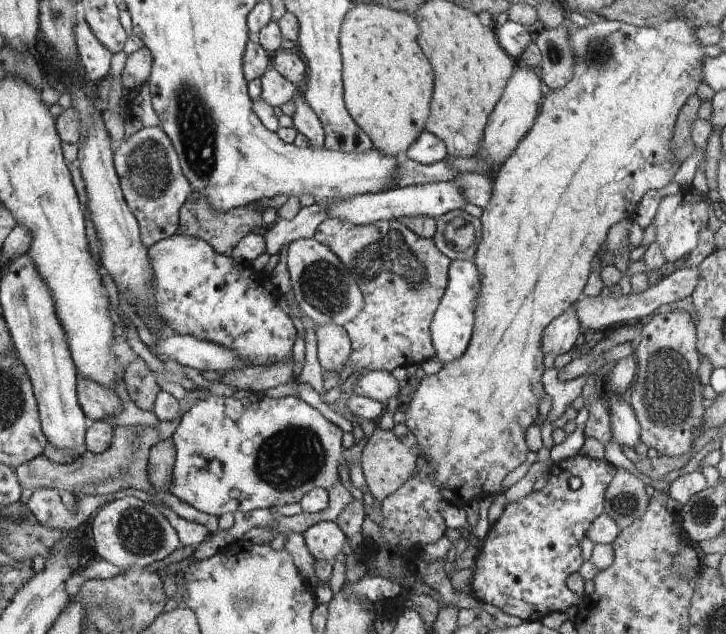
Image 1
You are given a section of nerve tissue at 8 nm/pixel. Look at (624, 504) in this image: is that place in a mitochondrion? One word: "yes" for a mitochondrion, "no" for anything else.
yes

